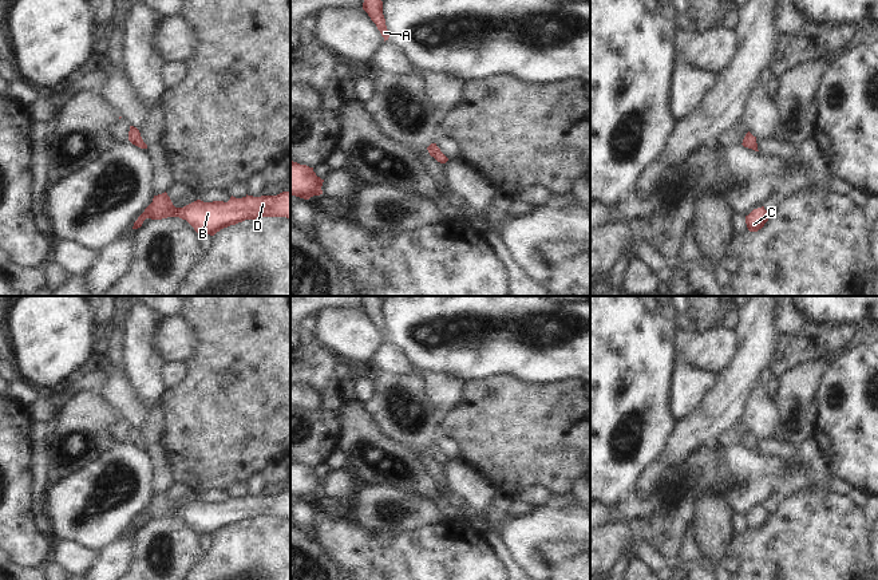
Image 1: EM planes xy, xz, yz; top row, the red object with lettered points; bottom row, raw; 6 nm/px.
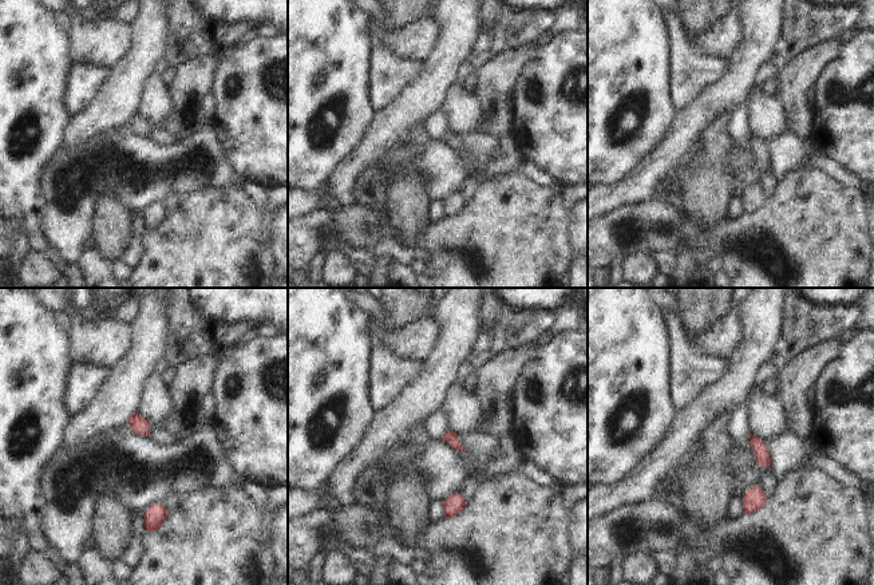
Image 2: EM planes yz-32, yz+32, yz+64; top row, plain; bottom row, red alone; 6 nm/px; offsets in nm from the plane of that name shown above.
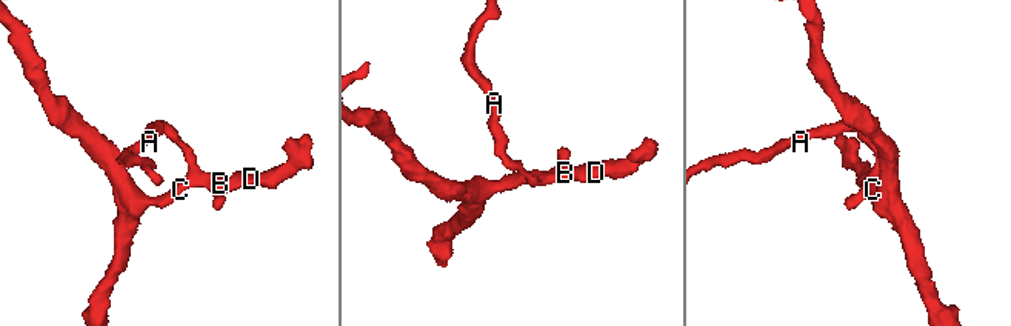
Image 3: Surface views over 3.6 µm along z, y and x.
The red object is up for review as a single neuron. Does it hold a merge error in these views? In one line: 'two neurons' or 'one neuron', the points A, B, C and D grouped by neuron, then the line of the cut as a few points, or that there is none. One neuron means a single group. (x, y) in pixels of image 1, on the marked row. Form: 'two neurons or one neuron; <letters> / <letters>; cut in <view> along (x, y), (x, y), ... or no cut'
one neuron; A B C D; no cut

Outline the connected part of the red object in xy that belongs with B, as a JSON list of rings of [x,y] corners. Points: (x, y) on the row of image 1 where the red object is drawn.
[[[165,192],[154,196],[153,202],[134,222],[133,229],[141,228],[146,218],[162,220],[167,217],[186,220],[199,236],[214,236],[221,229],[245,220],[256,220],[258,217],[290,218],[290,192],[261,197],[246,194],[242,198],[232,196],[228,202],[197,200],[183,208],[175,208]]]

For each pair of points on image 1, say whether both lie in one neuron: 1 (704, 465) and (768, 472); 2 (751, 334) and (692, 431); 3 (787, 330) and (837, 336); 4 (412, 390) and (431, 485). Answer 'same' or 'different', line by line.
1: same
2: same
3: same
4: different

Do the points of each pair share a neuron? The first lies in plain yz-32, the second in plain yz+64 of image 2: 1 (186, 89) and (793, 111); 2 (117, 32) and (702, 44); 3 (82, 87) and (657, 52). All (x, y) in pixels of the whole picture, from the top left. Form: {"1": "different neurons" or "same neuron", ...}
{"1": "same neuron", "2": "same neuron", "3": "different neurons"}

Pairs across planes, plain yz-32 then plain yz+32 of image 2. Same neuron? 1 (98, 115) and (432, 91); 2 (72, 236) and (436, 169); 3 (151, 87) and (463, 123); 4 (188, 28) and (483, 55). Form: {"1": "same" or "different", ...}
{"1": "same", "2": "same", "3": "same", "4": "same"}

